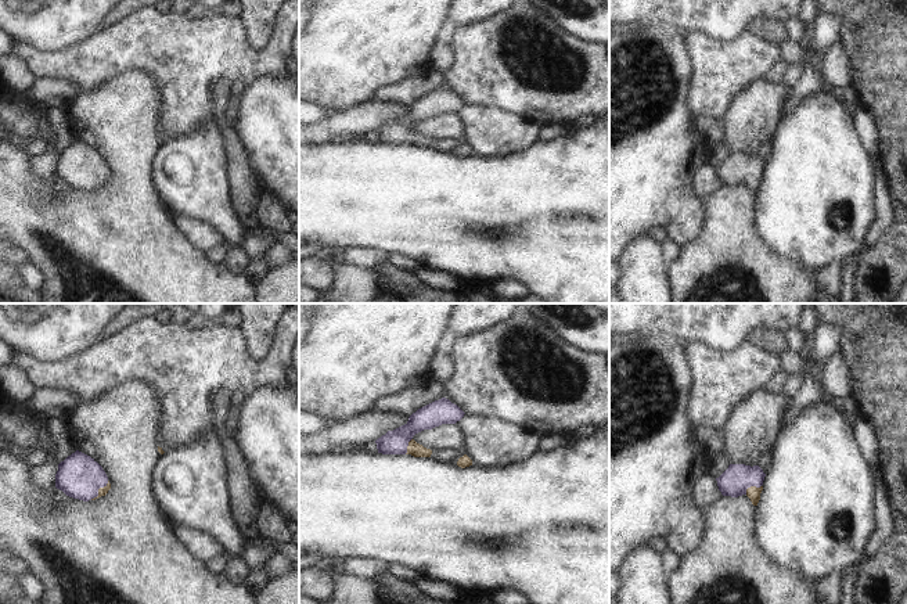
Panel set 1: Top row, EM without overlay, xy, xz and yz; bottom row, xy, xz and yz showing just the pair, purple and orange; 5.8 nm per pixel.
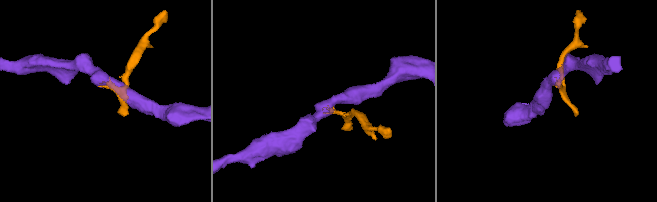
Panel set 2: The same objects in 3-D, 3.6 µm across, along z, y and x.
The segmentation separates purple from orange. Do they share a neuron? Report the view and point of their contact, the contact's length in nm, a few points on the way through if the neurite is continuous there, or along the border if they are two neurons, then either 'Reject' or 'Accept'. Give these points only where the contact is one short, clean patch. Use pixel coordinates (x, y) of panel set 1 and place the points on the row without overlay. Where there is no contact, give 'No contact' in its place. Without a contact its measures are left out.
Touches purple at xy (97, 180). Shared border 160 nm. Path across: xy (79, 166), (97, 180), (103, 180). Accept

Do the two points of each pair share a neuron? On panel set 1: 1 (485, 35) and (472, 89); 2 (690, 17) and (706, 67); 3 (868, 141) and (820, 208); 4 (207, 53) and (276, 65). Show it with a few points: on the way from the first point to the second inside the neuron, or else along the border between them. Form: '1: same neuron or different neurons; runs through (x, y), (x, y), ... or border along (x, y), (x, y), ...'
1: same neuron; runs through (485, 49), (485, 72), (482, 75)
2: different neurons; border along (691, 31), (704, 31), (719, 39), (726, 39)
3: different neurons; border along (853, 115), (853, 123), (870, 157)
4: same neuron; runs through (223, 54), (240, 63), (259, 63)

